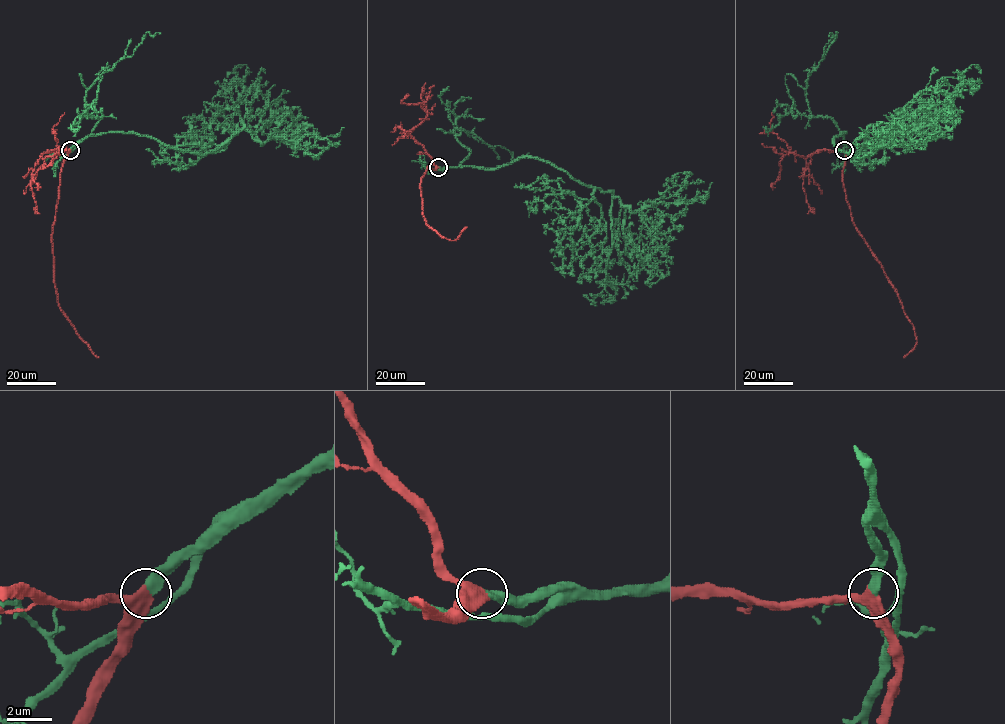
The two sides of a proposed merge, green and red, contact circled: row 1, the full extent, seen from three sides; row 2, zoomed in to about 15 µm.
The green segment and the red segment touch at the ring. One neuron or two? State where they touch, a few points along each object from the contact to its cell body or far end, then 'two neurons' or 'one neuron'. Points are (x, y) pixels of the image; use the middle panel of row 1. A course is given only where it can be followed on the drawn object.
at (438, 167); green runs (438, 167), (497, 168), (534, 157), (610, 191), (605, 281), (616, 292), (601, 303); red runs (438, 167), (429, 166), (421, 178), (426, 223), (450, 240), (467, 226); one neuron

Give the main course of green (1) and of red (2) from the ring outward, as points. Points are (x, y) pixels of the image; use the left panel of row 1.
1: (69, 150), (109, 132), (202, 154), (222, 146), (243, 128), (236, 85), (247, 67), (233, 73)
2: (69, 150), (61, 171), (53, 226), (54, 285), (62, 312), (98, 357)

